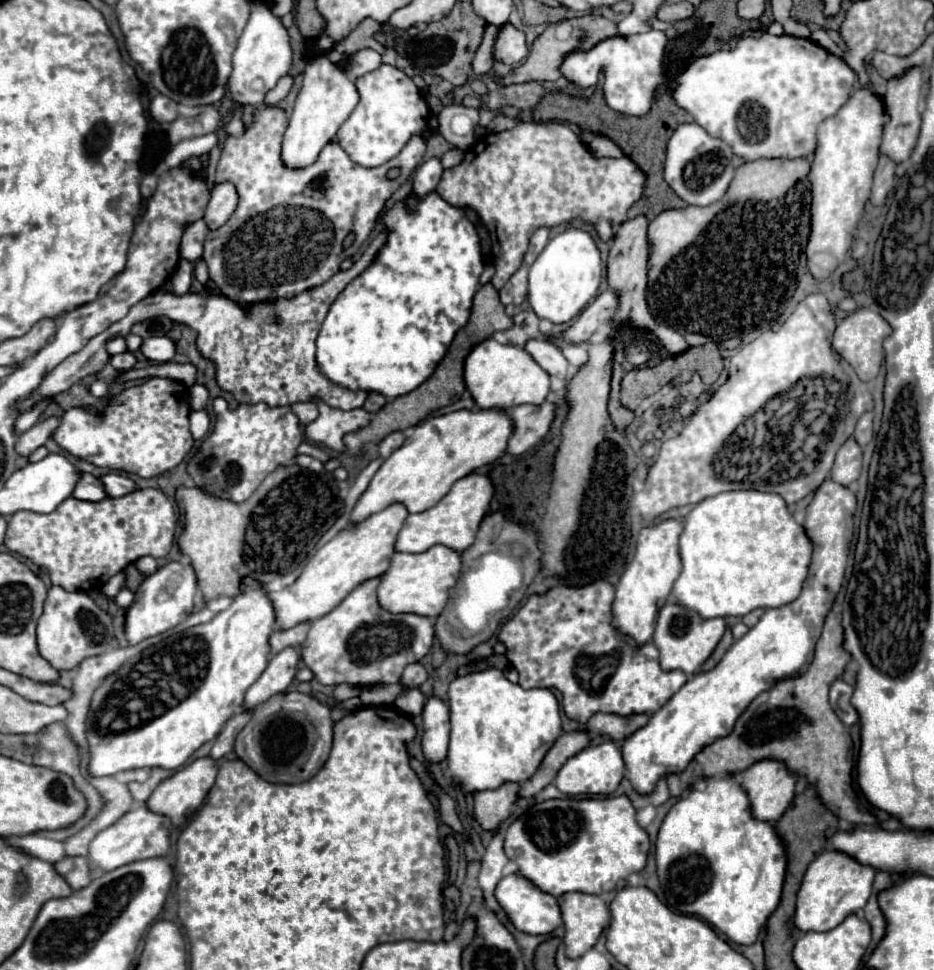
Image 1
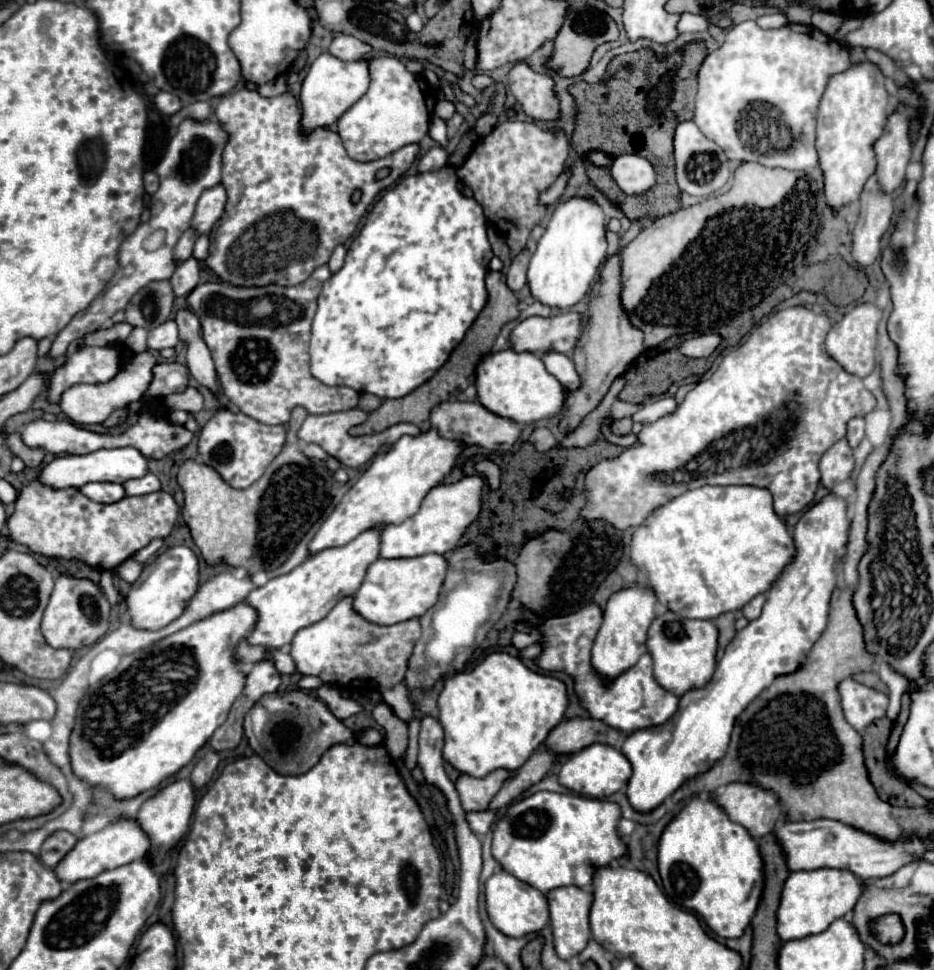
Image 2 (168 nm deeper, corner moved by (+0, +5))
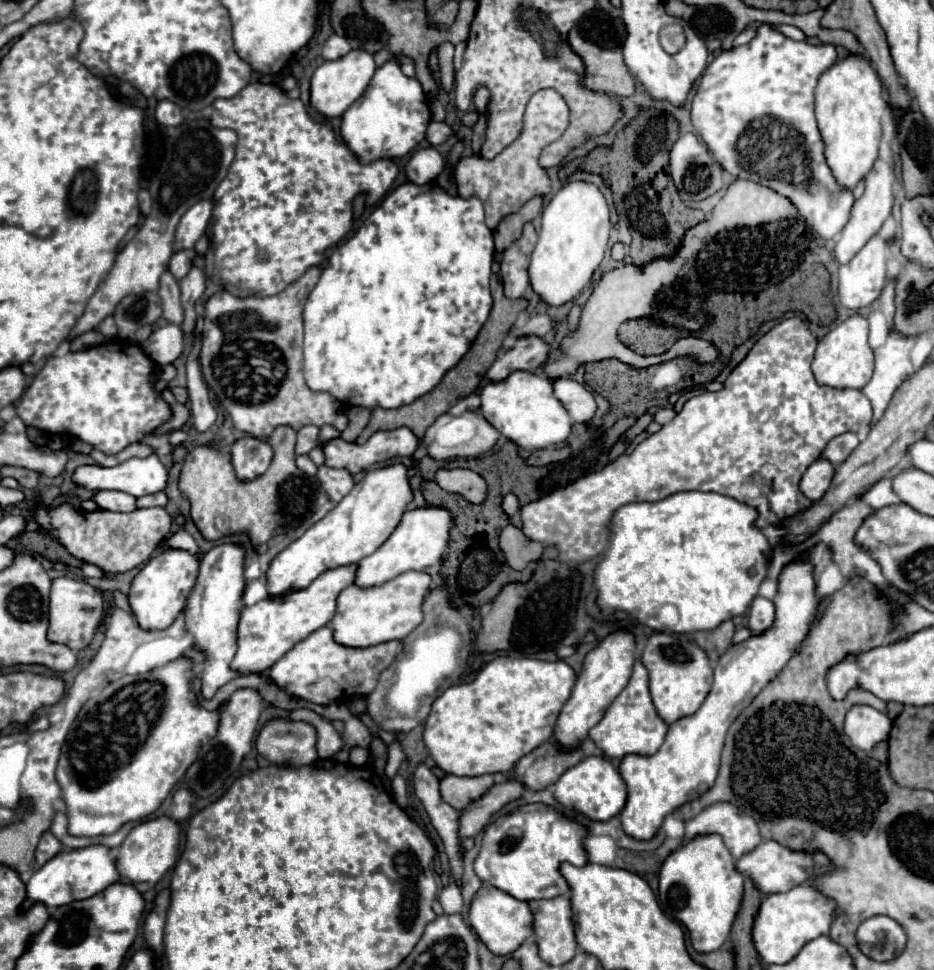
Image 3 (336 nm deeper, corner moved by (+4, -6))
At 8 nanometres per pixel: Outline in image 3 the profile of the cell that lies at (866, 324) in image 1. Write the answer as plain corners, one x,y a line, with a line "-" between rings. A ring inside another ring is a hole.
859,314
847,318
845,322
837,324
831,332
827,332
815,350
815,358
813,358
813,374
815,380
821,386
829,386
829,388
863,388
873,374
873,350
867,344
867,334
869,334
869,326
867,320

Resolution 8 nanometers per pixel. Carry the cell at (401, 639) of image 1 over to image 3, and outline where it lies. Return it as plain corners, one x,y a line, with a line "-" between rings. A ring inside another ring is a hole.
329,626
315,630
311,636
295,644
281,660
269,668
269,678
287,694
309,700
313,704
329,706
333,702
345,702
351,696
367,696
373,692
379,674
391,666
397,652
401,652
401,642
391,640
371,648
347,648
333,640

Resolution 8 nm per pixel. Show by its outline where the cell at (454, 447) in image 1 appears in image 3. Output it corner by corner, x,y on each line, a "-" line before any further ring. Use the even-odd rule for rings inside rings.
403,464
369,470
361,482
331,510
325,518
313,524
301,538
281,550
267,570
267,594
269,598
285,596
293,590
307,588
319,574
339,568
353,566
361,558
373,554
397,528
405,506
413,500
407,468

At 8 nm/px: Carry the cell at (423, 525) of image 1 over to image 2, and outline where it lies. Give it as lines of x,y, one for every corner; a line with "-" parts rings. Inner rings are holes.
463,477
455,483
437,485
429,491
429,495
423,499
421,509
409,517
407,521
399,525
387,525
381,533
381,557
397,559
397,557
419,557
425,553
441,553
453,551
471,521
479,517
481,511
481,491
483,491
483,479

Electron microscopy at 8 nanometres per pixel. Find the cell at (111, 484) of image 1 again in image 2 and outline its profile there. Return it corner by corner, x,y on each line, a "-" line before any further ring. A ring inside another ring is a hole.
147,473
147,477
139,477
139,479
127,479
123,483
123,489
127,495
147,495
153,491
161,489
159,479
153,473

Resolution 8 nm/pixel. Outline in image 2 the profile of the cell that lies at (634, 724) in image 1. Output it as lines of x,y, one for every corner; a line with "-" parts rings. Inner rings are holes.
573,717
573,719
561,721
549,733
545,747
553,753
573,753
573,751
579,751
591,743
615,745
615,741
619,737
621,737
619,729
613,729
599,719

